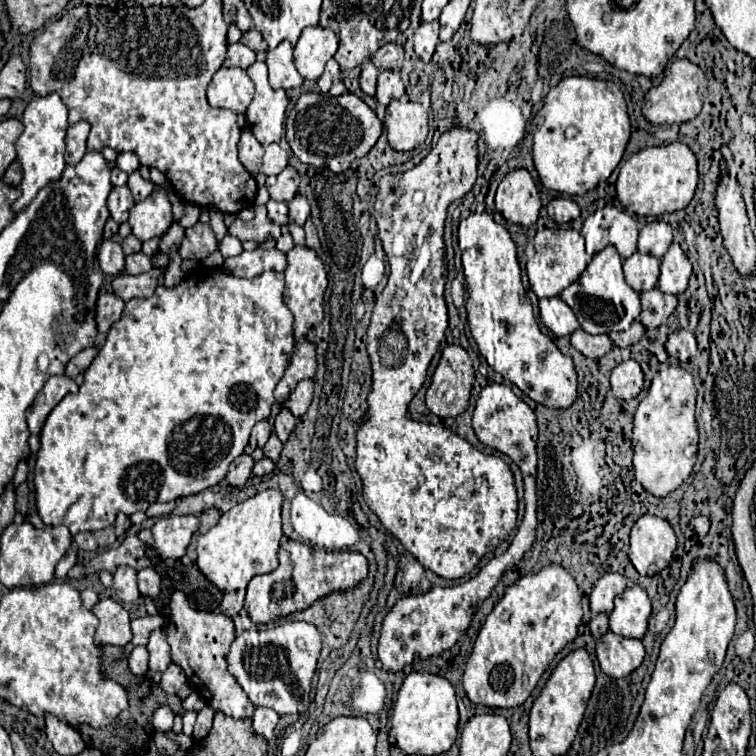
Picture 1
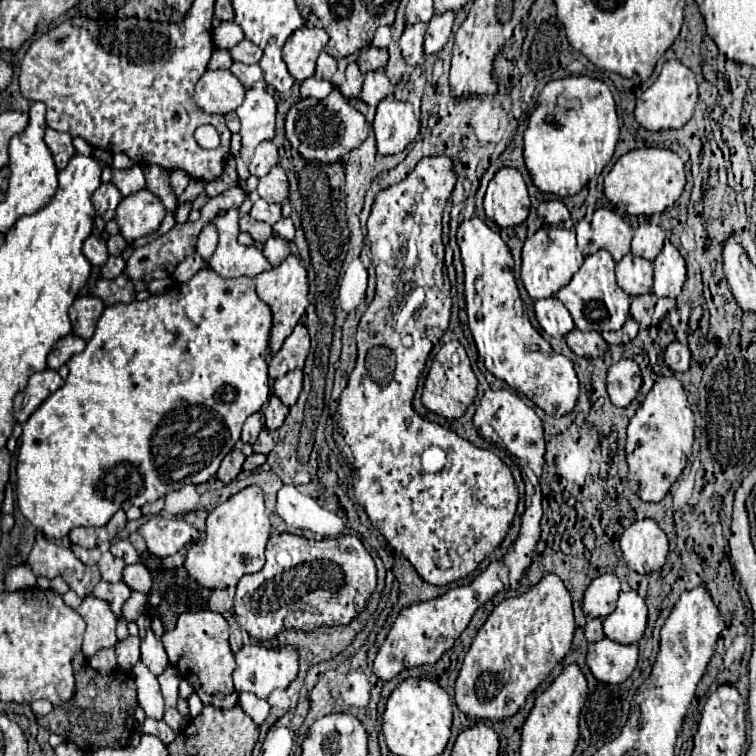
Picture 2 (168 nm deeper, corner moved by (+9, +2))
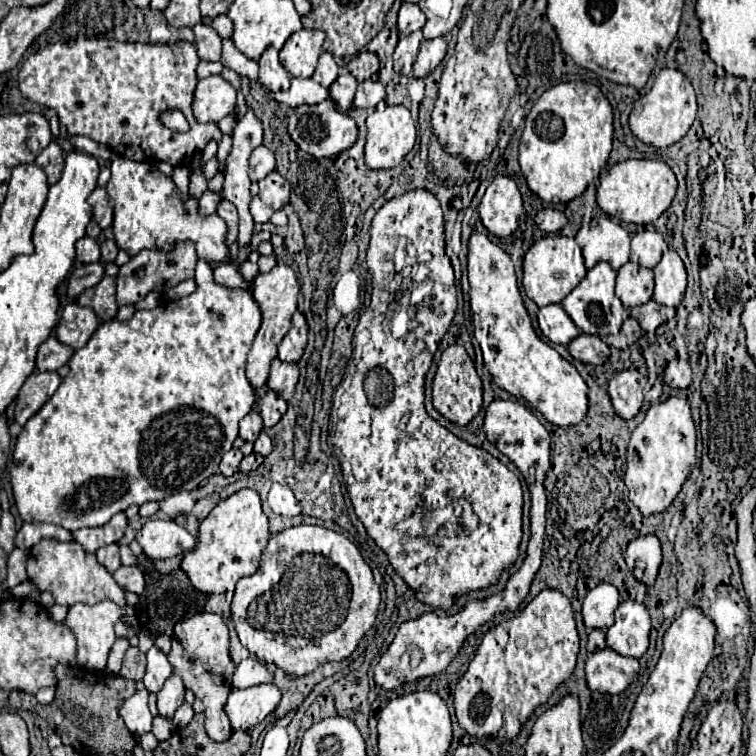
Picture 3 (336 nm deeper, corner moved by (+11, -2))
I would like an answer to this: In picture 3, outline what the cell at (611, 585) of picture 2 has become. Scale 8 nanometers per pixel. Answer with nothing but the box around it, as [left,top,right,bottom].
[583,582,619,630]

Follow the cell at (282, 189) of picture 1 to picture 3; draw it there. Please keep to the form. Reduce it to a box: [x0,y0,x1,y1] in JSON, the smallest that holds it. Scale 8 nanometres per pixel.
[259,172,289,210]

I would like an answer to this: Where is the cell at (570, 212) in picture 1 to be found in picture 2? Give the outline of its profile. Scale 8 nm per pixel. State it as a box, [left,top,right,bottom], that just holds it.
[537,200,569,226]

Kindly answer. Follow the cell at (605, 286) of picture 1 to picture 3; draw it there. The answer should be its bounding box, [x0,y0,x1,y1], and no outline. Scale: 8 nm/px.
[561,262,623,338]

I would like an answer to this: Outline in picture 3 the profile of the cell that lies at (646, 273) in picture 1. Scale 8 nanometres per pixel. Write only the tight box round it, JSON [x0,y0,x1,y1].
[617,262,653,308]

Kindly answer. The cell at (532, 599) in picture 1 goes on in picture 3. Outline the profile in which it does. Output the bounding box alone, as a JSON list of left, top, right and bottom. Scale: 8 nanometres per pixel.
[455,588,579,738]

